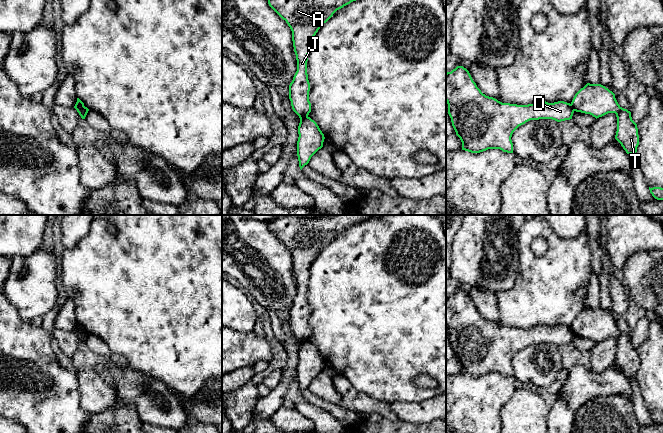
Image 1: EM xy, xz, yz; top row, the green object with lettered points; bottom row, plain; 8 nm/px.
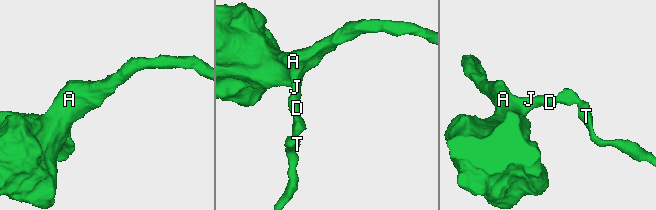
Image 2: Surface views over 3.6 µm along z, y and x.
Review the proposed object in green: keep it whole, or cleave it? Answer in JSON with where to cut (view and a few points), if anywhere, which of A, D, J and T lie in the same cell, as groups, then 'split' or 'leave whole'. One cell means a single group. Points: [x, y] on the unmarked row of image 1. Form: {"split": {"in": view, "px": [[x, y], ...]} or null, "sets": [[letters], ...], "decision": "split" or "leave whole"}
{"split": {"in": "xz", "px": [[307, 340], [300, 342]]}, "sets": [["A", "D", "J"], ["T"]], "decision": "split"}

